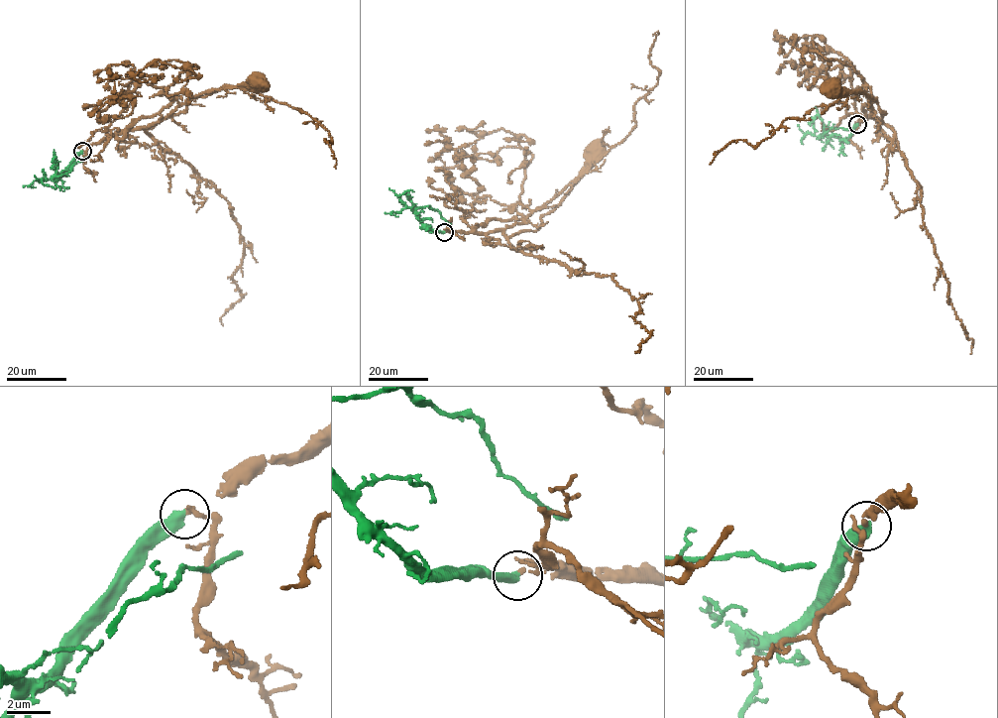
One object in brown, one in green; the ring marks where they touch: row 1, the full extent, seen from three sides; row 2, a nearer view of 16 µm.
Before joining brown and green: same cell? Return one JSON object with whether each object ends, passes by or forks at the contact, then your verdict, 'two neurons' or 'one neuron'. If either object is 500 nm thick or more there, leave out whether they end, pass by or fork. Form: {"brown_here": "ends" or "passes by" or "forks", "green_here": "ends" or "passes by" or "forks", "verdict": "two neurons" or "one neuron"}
{"brown_here": "ends", "green_here": "ends", "verdict": "one neuron"}

